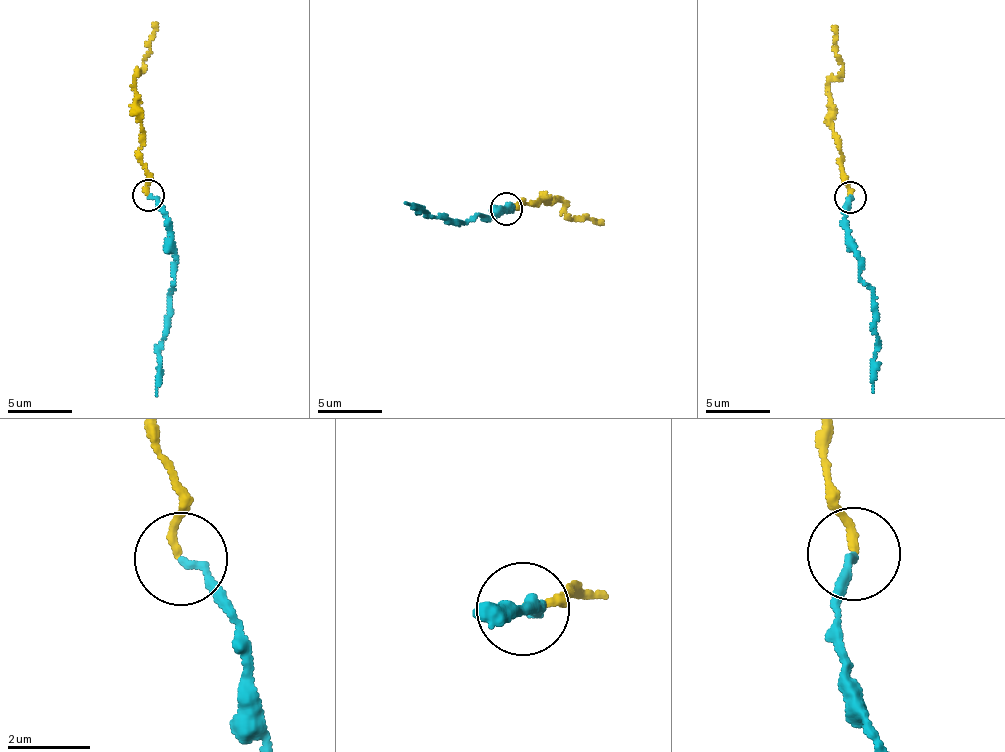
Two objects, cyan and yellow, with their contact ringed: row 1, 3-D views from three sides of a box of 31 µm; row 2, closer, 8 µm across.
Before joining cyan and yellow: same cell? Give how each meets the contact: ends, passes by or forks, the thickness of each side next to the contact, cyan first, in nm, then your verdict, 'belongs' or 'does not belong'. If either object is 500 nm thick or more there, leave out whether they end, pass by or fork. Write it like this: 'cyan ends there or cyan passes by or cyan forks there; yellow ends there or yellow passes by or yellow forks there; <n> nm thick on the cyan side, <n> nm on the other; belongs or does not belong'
cyan ends there; yellow ends there; 160 nm thick on the cyan side, 200 nm on the other; belongs

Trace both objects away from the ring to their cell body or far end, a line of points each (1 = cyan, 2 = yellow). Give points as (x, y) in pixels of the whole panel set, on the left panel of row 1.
1: (148, 195), (166, 219), (168, 245), (174, 259), (174, 285), (162, 342), (156, 395)
2: (148, 195), (149, 175), (139, 161), (143, 128), (135, 76), (143, 66), (156, 23)

